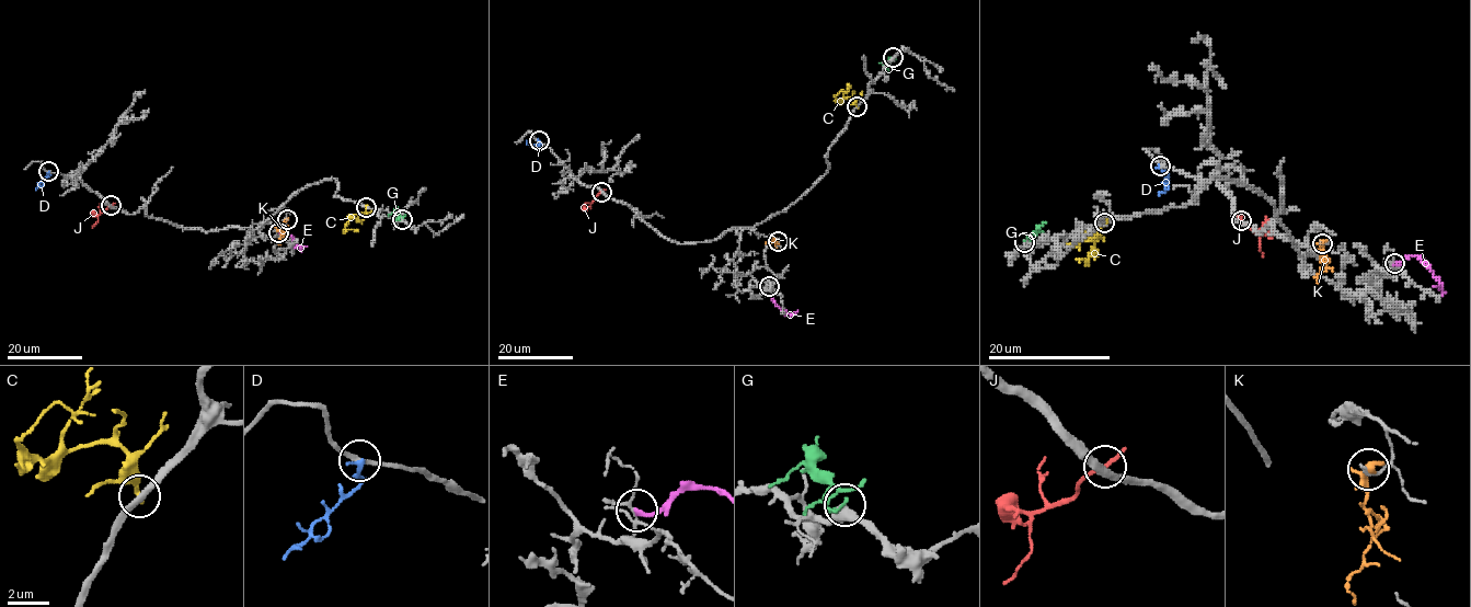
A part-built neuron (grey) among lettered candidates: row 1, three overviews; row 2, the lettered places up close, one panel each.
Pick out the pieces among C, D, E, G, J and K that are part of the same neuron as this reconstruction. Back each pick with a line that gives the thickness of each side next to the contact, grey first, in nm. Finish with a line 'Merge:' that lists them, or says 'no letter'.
Merge: no letter

